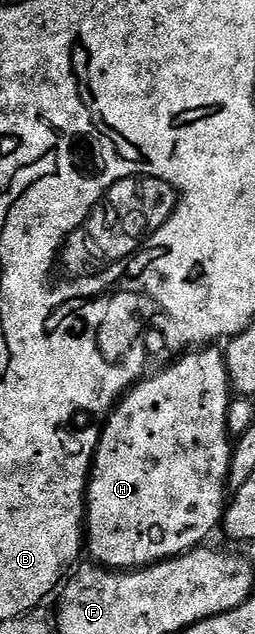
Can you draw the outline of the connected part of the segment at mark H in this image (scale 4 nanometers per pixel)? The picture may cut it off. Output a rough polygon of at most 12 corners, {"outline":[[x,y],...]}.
{"outline":[[195,347],[106,414],[85,549],[134,571],[229,504],[224,350]]}

